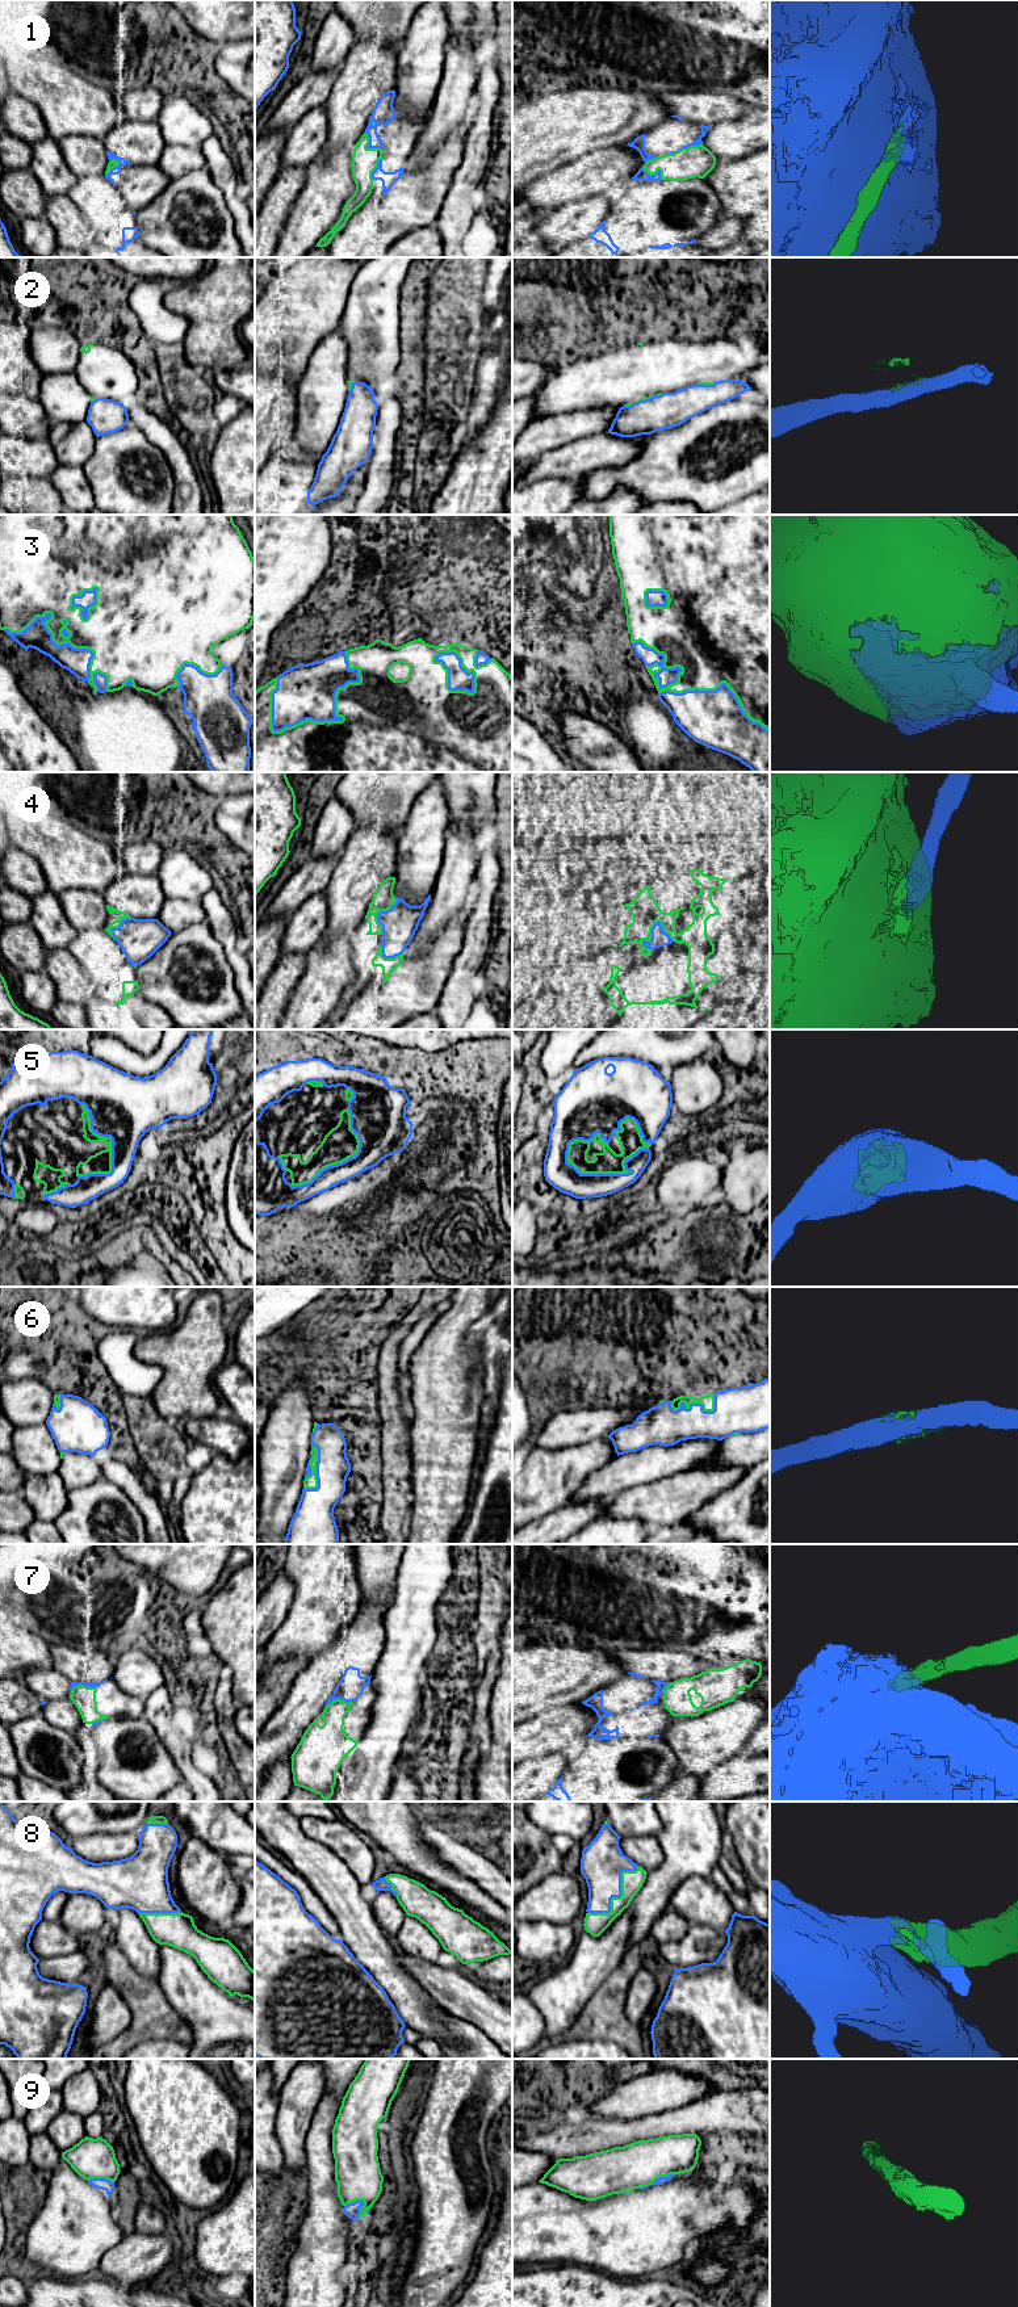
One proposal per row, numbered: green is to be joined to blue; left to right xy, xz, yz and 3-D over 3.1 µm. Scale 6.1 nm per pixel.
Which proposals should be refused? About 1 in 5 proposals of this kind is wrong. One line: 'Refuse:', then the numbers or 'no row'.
Refuse: 1, 2, 4, 7

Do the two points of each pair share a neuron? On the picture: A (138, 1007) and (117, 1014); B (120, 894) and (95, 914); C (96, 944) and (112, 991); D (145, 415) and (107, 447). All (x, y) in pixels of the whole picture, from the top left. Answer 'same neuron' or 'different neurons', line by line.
A: different neurons
B: different neurons
C: same neuron
D: different neurons

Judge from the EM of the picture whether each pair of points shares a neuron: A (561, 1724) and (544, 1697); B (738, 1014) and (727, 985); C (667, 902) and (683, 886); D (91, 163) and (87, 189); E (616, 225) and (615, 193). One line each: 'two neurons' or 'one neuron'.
A: two neurons
B: two neurons
C: one neuron
D: two neurons
E: one neuron

